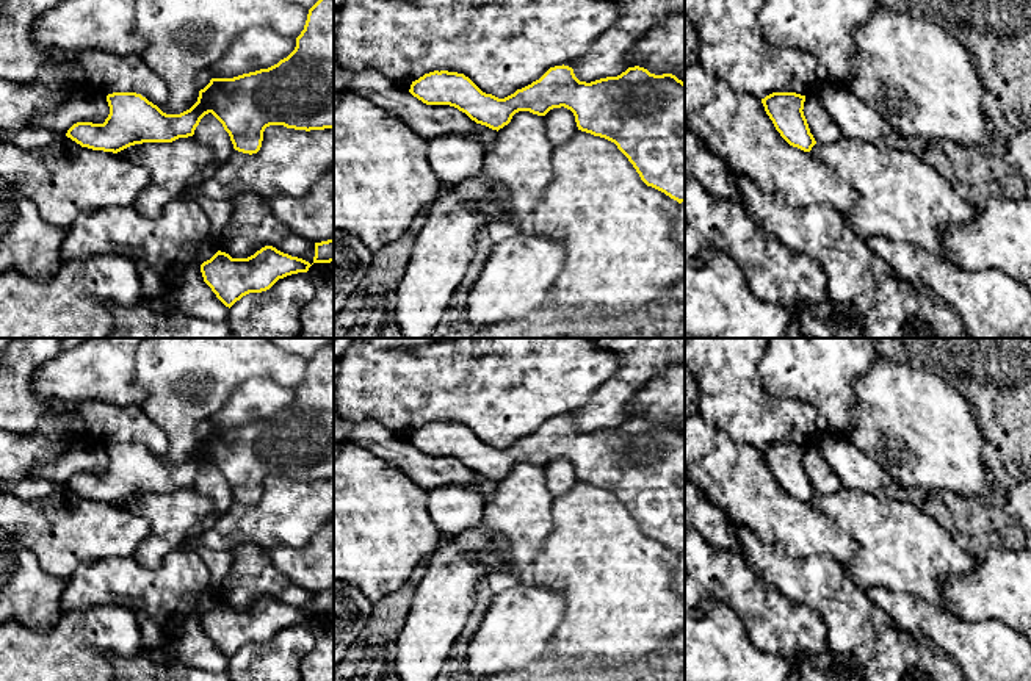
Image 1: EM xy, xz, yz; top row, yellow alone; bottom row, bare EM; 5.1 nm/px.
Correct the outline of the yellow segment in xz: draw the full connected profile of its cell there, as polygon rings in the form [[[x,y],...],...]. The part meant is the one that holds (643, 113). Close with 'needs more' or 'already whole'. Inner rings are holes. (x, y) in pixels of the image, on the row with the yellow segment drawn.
[[[569,66],[550,67],[539,80],[498,99],[483,92],[468,77],[458,72],[434,70],[412,81],[409,92],[426,105],[450,105],[465,113],[476,124],[492,130],[508,125],[519,111],[545,116],[553,108],[567,108],[573,113],[578,130],[605,138],[617,146],[628,158],[641,180],[678,204],[685,202],[685,83],[672,74],[655,75],[647,69],[628,67],[617,77],[606,77],[591,83],[580,81]]]; already whole

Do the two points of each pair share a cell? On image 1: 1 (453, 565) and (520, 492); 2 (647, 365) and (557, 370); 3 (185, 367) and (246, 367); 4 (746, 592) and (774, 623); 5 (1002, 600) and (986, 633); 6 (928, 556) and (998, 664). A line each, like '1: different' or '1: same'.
1: same
2: different
3: same
4: same
5: different
6: different

